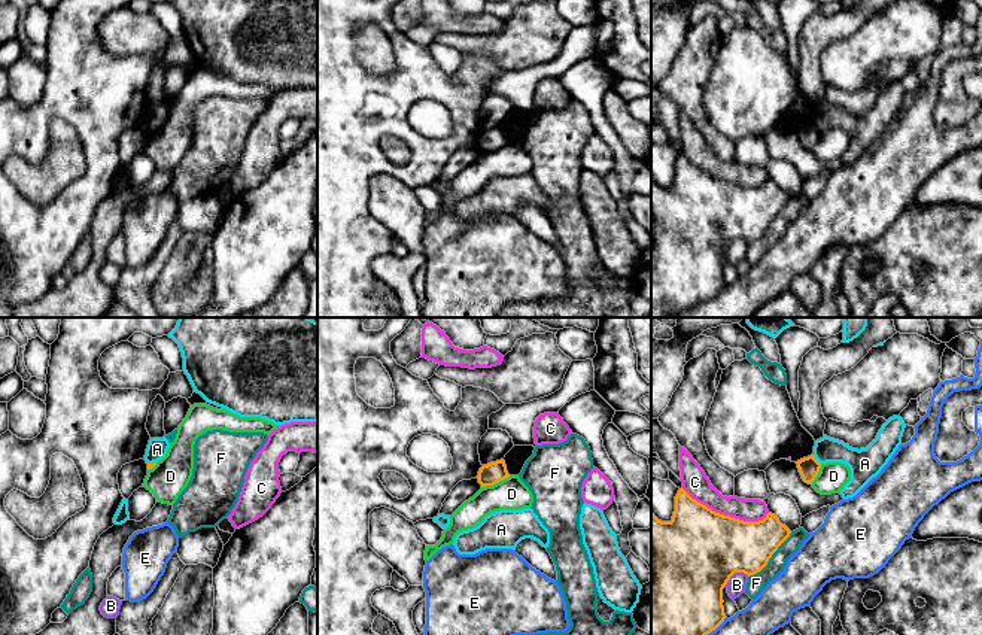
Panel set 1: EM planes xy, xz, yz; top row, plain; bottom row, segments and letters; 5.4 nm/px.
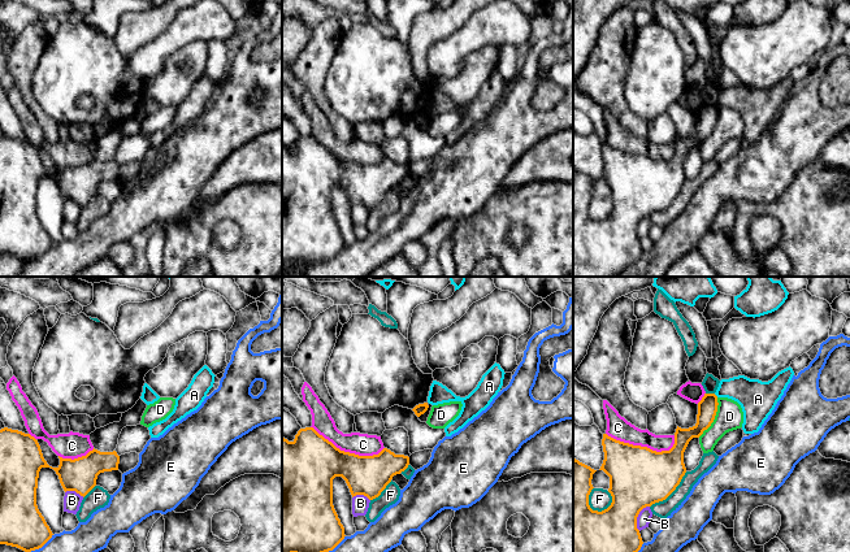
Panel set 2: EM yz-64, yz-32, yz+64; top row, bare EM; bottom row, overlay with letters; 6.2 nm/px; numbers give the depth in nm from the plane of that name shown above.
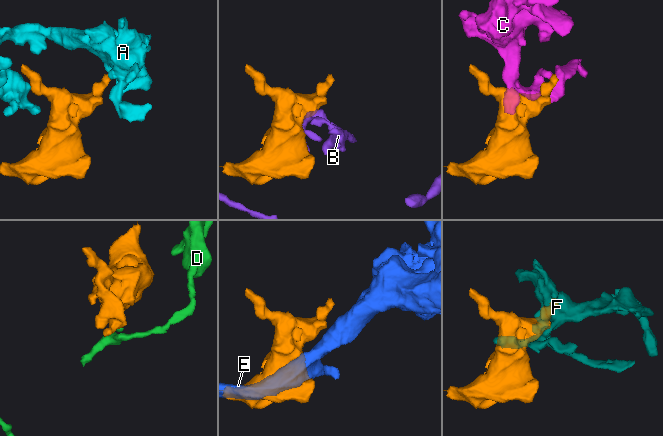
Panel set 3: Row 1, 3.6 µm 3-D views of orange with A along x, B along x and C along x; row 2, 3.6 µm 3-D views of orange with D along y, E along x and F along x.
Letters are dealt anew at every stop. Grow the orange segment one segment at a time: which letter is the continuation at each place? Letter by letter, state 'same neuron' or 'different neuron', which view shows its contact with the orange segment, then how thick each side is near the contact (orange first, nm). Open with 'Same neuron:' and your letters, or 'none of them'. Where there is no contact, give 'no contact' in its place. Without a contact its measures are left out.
Same neuron: none of them
A: different neuron; meets orange in yz; 110 nm thick on the orange side, 150 nm on the other
B: different neuron; meets orange in yz; 460 nm thick on the orange side, 100 nm on the other
C: different neuron; meets orange in yz; 440 nm thick on the orange side, 140 nm on the other
D: different neuron; meets orange in xz; 120 nm thick on the orange side, 180 nm on the other
E: different neuron; meets orange in yz; 440 nm thick on the orange side, 180 nm on the other
F: different neuron; meets orange in yz; 300 nm thick on the orange side, 100 nm on the other

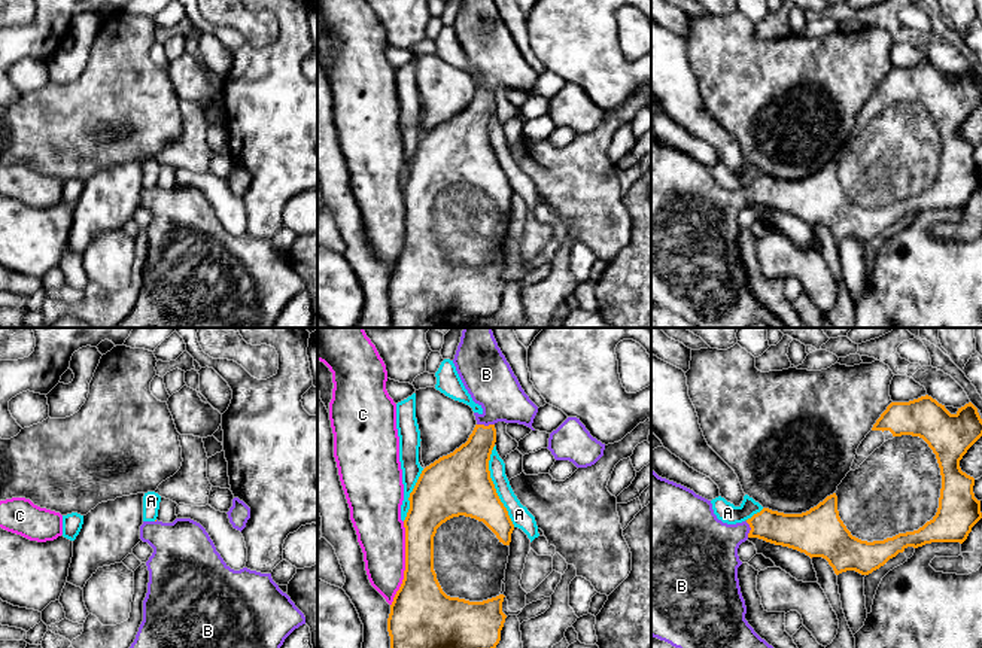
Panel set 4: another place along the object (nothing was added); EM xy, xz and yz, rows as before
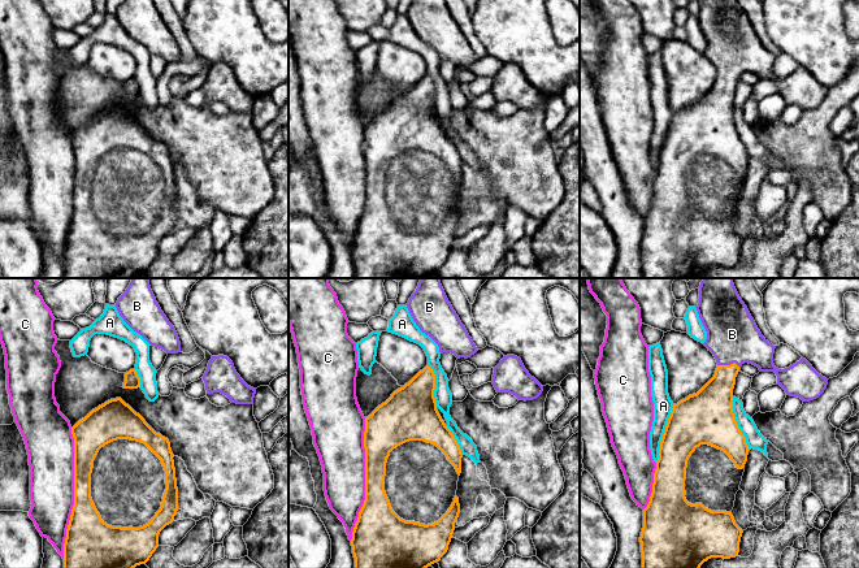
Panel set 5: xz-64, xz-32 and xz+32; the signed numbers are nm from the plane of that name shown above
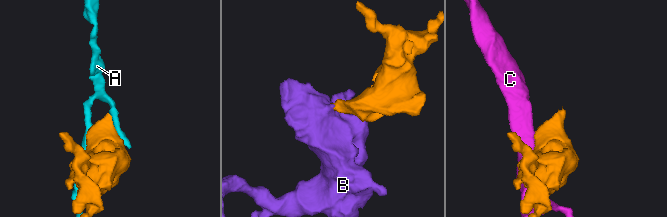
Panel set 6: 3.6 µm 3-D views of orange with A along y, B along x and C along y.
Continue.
Same neuron: B
A: different neuron; meets orange in xz; 340 nm thick on the orange side, 110 nm on the other
B: same neuron; meets orange in xz; 240 nm thick on the orange side, 260 nm on the other
C: different neuron; meets orange in xz; 300 nm thick on the orange side, 260 nm on the other

